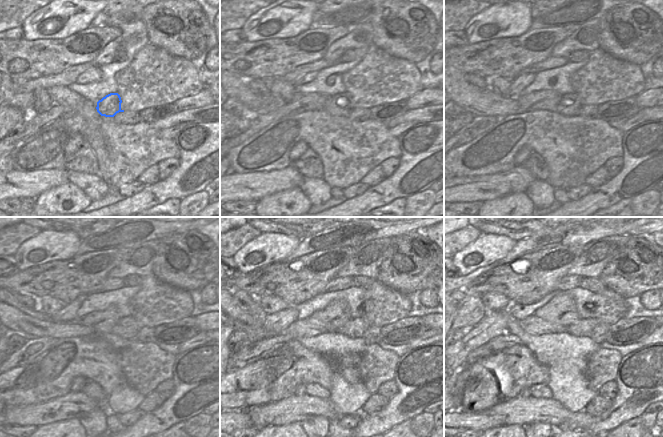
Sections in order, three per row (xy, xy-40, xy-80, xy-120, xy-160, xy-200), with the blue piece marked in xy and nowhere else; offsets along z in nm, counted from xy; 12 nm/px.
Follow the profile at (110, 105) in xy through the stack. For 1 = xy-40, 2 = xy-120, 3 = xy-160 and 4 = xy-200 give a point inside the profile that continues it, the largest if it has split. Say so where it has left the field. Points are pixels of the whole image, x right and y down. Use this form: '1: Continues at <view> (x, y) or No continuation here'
1: Continues at xy-40 (341, 104)
2: Continues at xy-120 (126, 327)
3: Continues at xy-160 (356, 327)
4: Continues at xy-200 (583, 327)

